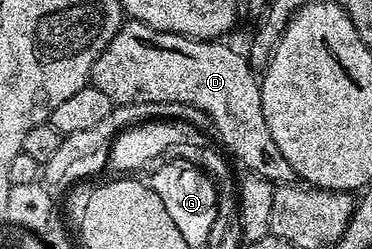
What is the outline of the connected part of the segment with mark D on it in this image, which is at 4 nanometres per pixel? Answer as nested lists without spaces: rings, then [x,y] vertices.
[[[128,20],[116,33],[114,40],[106,44],[102,56],[94,60],[90,84],[98,88],[98,92],[110,96],[110,100],[117,106],[163,102],[196,106],[208,118],[211,129],[216,129],[221,142],[219,145],[233,159],[236,157],[245,166],[243,168],[245,171],[262,176],[273,184],[295,183],[297,176],[294,168],[290,168],[286,156],[278,152],[278,144],[274,144],[274,136],[270,136],[270,128],[266,128],[266,116],[262,116],[262,96],[257,71],[245,55],[243,58],[234,47],[227,46],[226,43],[224,40],[187,38],[181,34],[155,30],[145,22]]]

